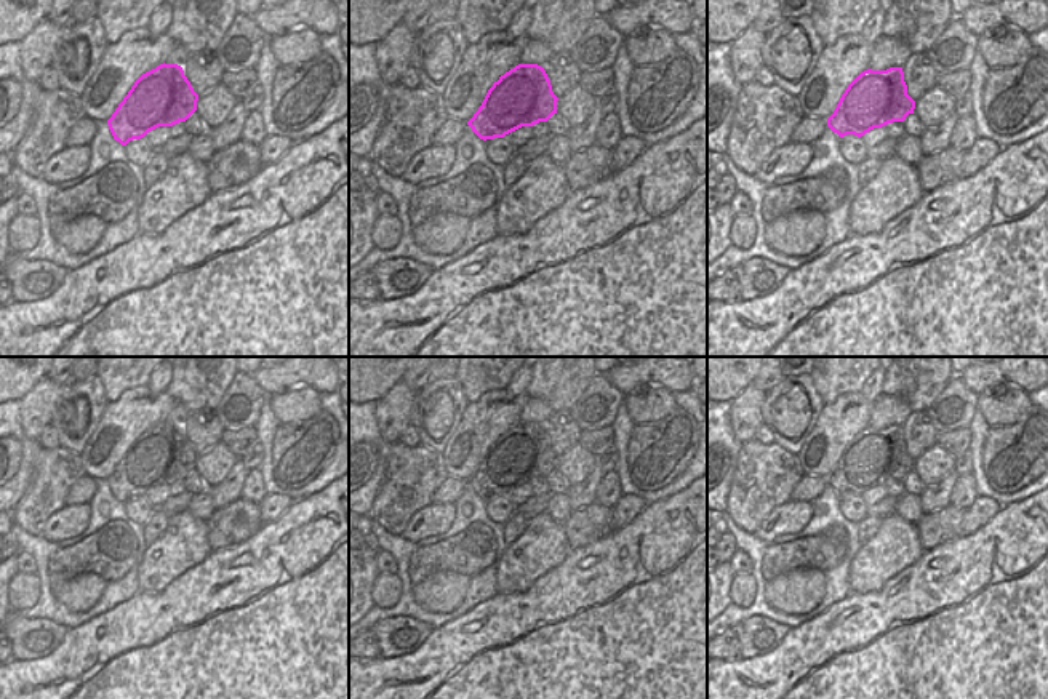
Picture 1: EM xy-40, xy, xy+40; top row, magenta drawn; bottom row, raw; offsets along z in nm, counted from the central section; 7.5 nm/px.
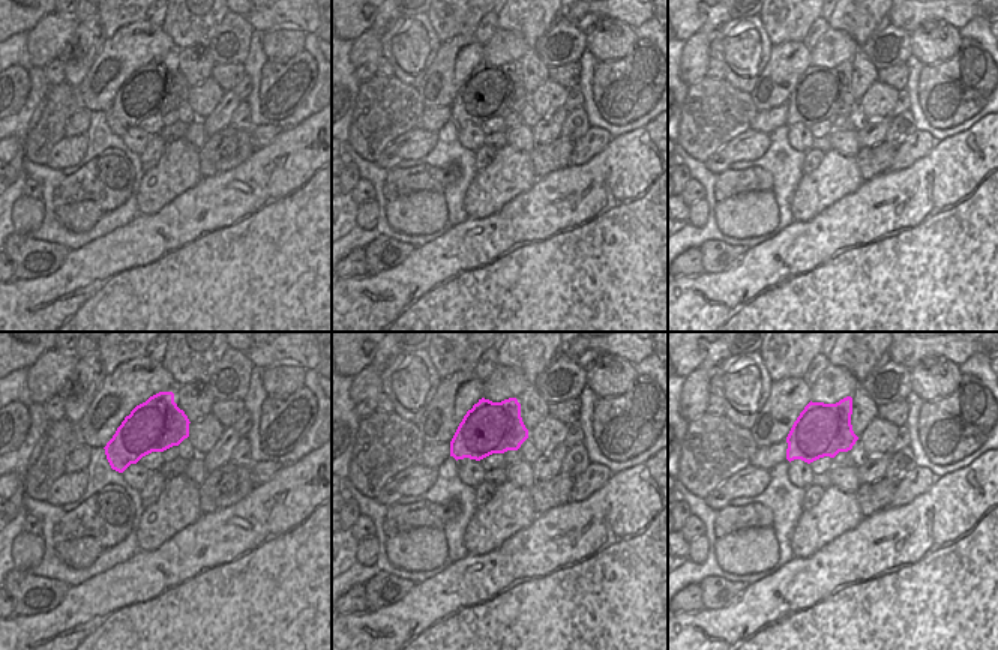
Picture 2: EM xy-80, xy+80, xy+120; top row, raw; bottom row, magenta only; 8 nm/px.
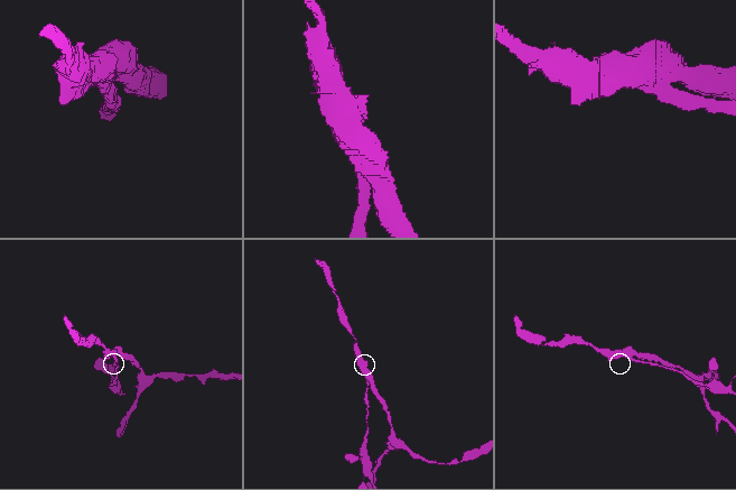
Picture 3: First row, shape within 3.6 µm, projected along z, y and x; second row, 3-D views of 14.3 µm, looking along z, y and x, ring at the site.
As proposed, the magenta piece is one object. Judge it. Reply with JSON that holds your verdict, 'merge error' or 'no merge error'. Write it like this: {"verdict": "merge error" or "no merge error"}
{"verdict": "merge error"}

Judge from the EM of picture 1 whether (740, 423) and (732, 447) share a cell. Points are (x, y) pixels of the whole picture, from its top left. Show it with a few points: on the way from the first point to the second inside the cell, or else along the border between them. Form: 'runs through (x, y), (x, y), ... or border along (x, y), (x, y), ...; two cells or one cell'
border along (730, 402), (730, 429), (741, 443); two cells

